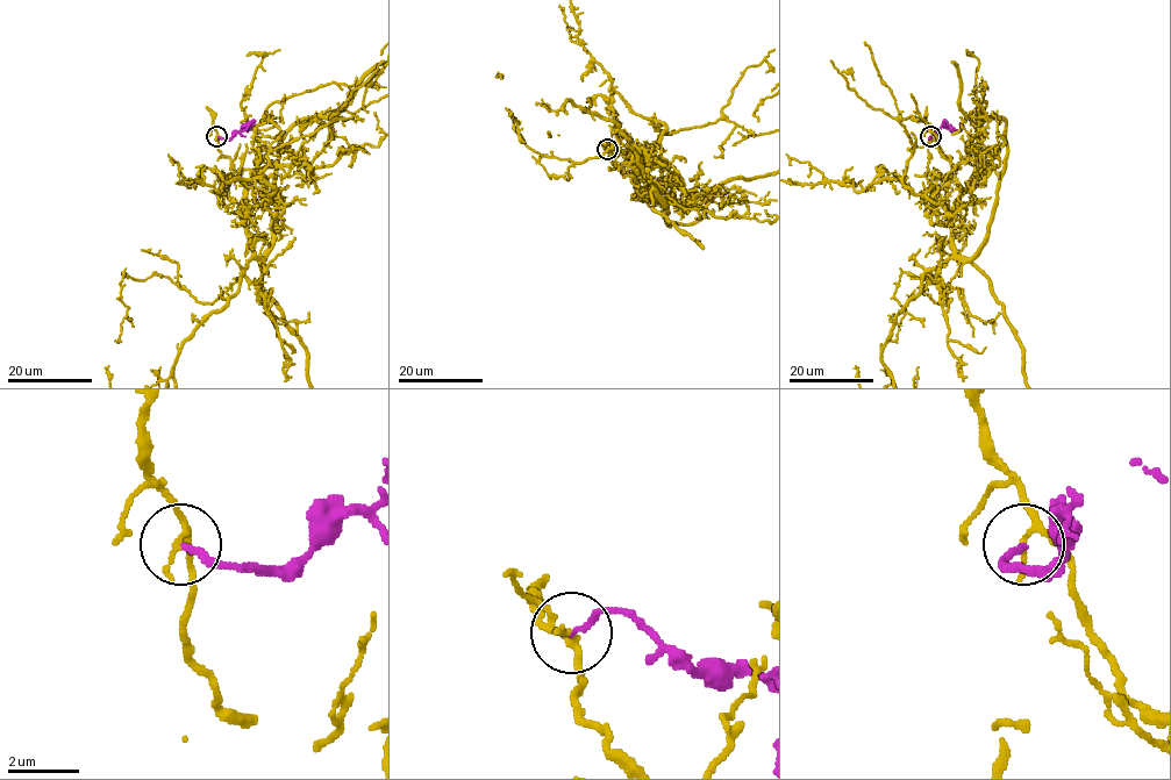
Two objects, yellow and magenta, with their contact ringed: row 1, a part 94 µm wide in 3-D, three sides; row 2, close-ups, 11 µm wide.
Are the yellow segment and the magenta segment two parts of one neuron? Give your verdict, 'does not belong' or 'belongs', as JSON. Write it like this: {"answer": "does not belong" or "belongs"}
{"answer": "does not belong"}

